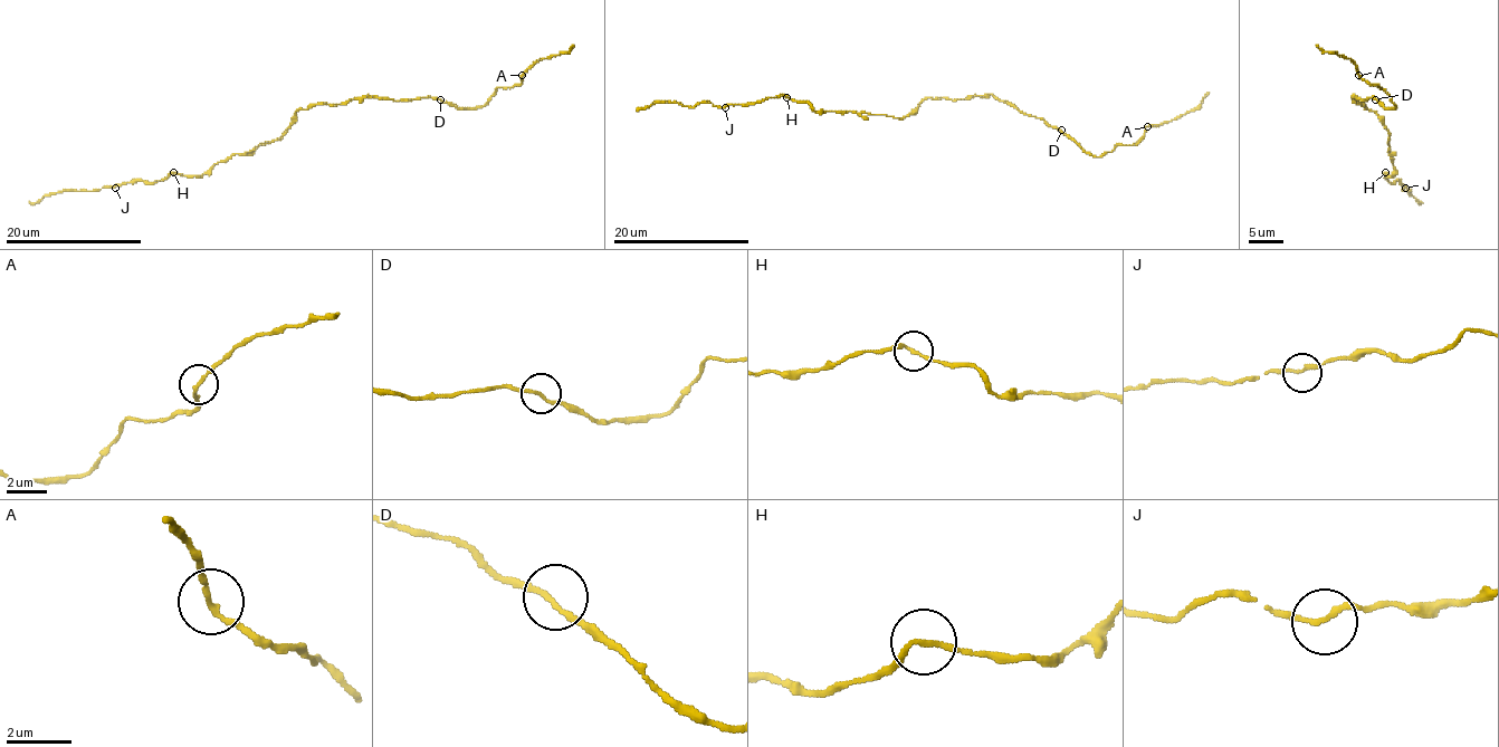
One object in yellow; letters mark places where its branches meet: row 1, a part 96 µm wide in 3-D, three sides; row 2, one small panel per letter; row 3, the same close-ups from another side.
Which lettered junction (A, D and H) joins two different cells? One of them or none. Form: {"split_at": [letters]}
{"split_at": []}

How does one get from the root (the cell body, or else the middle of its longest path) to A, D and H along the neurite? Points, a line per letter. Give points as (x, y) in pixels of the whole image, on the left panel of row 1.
A: (309, 106), (345, 104), (364, 97), (435, 97), (459, 107), (479, 107), (498, 87), (518, 85), (522, 75)
D: (309, 106), (345, 104), (364, 97), (440, 99)
H: (309, 106), (298, 109), (292, 125), (279, 139), (242, 153), (232, 153), (202, 175), (173, 172)

